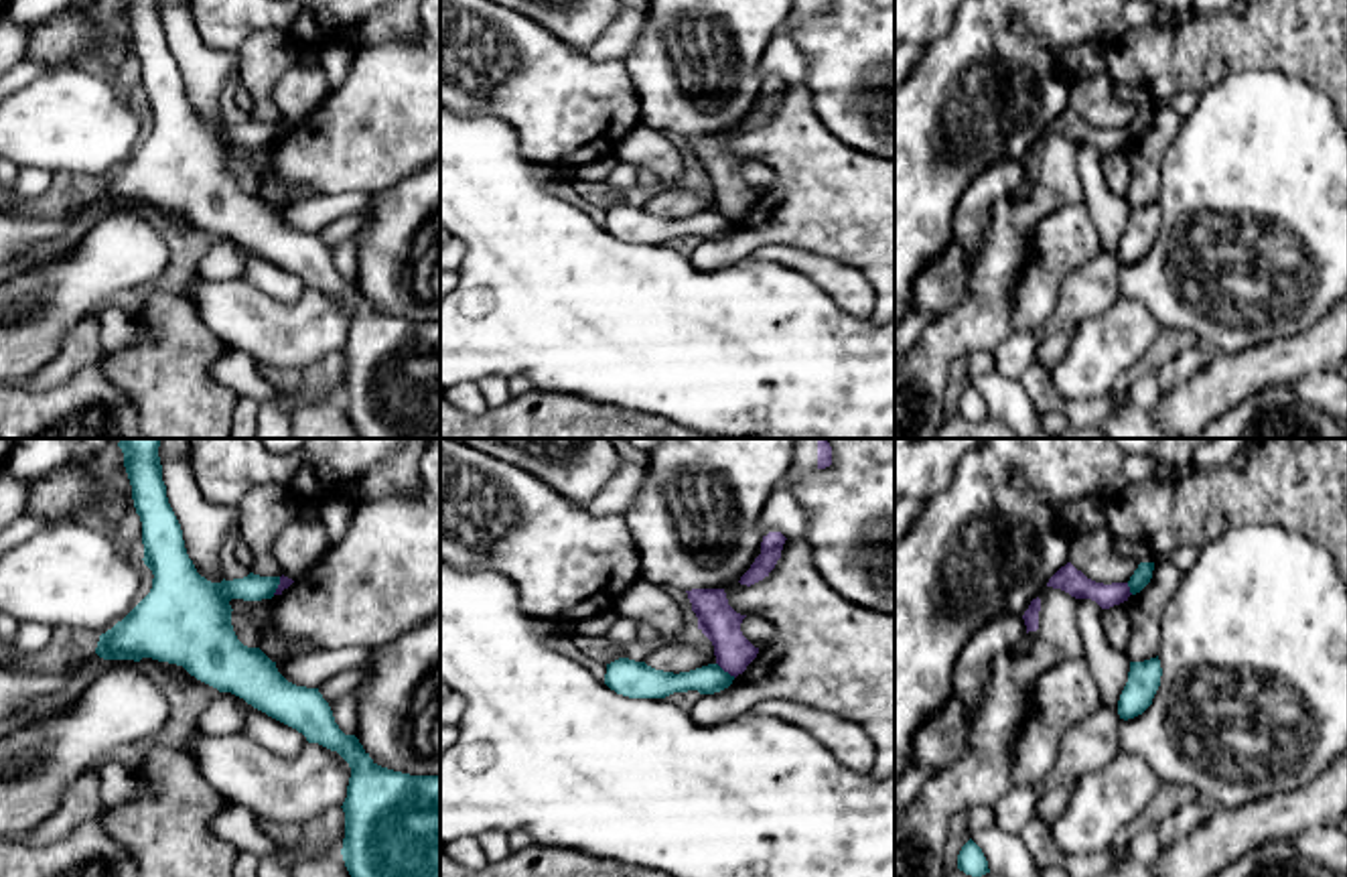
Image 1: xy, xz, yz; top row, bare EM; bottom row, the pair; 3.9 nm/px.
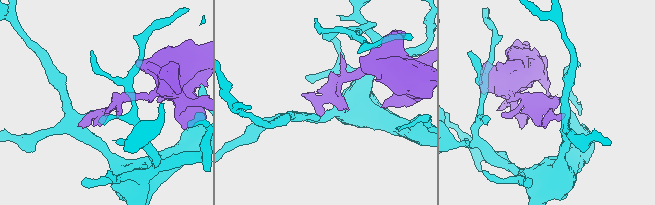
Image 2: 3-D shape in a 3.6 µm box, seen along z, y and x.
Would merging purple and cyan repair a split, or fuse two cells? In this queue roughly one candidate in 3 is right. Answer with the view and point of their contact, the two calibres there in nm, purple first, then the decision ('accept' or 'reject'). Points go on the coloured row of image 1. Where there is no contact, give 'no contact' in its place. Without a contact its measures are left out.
xz (727, 670) | 160/120 nm | reject

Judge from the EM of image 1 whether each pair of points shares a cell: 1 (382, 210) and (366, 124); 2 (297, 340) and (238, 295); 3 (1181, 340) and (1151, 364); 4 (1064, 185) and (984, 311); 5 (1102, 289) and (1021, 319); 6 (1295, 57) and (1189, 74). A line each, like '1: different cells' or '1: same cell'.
1: different cells
2: same cell
3: same cell
4: same cell
5: different cells
6: same cell

